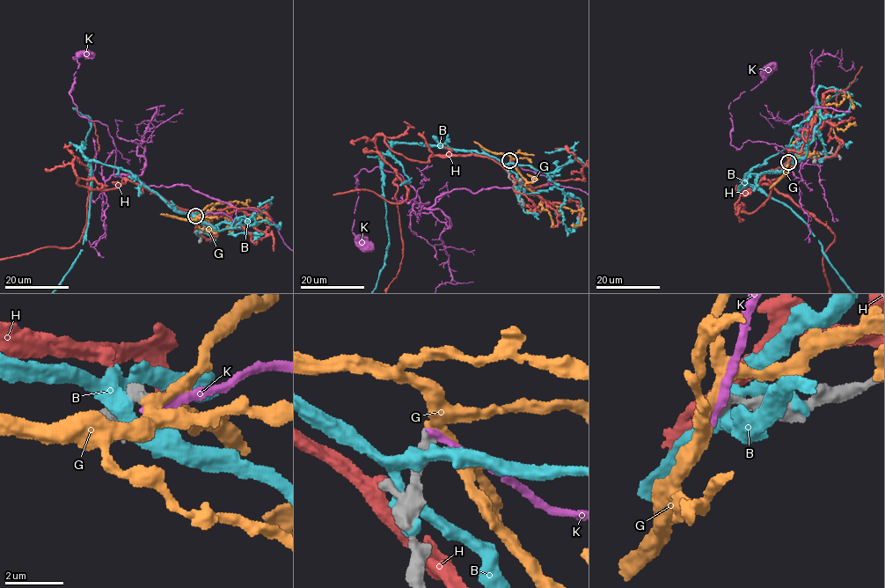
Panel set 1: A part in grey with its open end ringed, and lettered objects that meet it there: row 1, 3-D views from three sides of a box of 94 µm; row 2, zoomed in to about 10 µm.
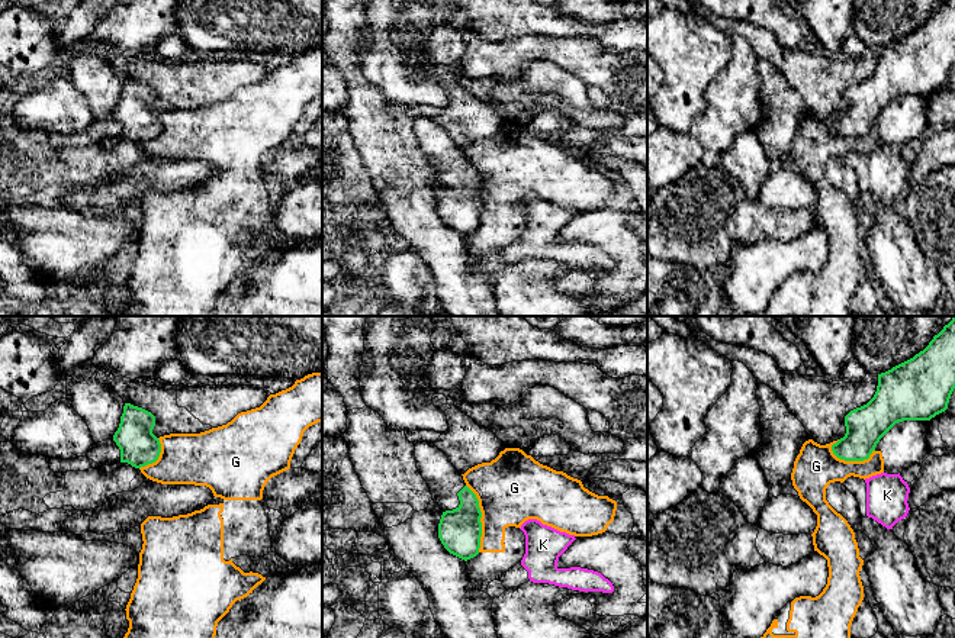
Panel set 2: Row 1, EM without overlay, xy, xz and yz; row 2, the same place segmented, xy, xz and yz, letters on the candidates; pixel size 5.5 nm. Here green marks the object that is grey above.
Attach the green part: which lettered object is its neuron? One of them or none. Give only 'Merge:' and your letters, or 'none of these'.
Merge: none of these

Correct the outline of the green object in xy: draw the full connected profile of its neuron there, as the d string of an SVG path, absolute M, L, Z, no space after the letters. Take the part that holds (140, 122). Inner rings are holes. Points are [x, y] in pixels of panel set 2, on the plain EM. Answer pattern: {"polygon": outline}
{"polygon": "M125 78L120 99L113 116L120 125L120 136L115 141L102 141L103 148L112 148L120 142L141 144L158 135L160 115L152 109L155 91L138 81Z"}

